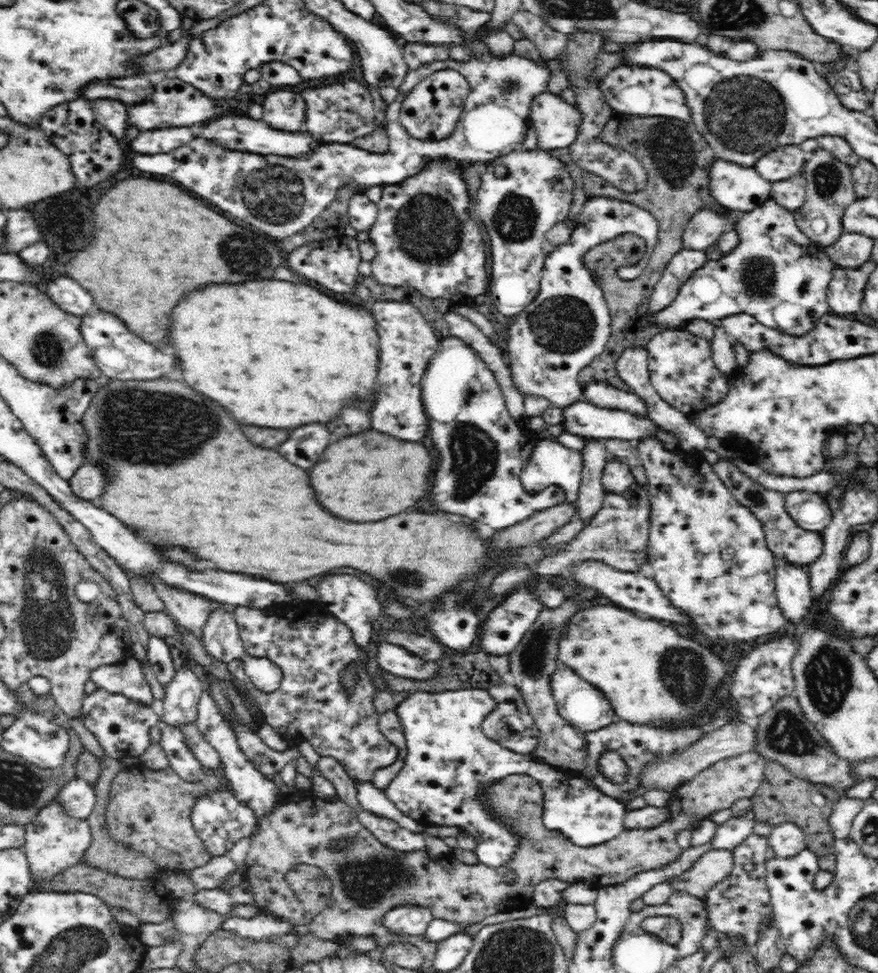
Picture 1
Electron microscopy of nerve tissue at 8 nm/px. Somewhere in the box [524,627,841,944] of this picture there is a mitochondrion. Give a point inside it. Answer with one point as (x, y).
(686, 674)

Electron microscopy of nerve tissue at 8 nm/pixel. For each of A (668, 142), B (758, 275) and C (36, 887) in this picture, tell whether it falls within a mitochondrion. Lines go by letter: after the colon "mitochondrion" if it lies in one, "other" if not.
A: mitochondrion
B: mitochondrion
C: other

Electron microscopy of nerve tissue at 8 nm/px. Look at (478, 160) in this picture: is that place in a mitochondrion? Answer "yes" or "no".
no

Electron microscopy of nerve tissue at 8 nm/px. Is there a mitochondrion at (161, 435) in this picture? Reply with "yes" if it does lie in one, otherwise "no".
yes

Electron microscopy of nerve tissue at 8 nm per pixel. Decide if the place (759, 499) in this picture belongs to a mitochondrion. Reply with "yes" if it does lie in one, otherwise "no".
yes

